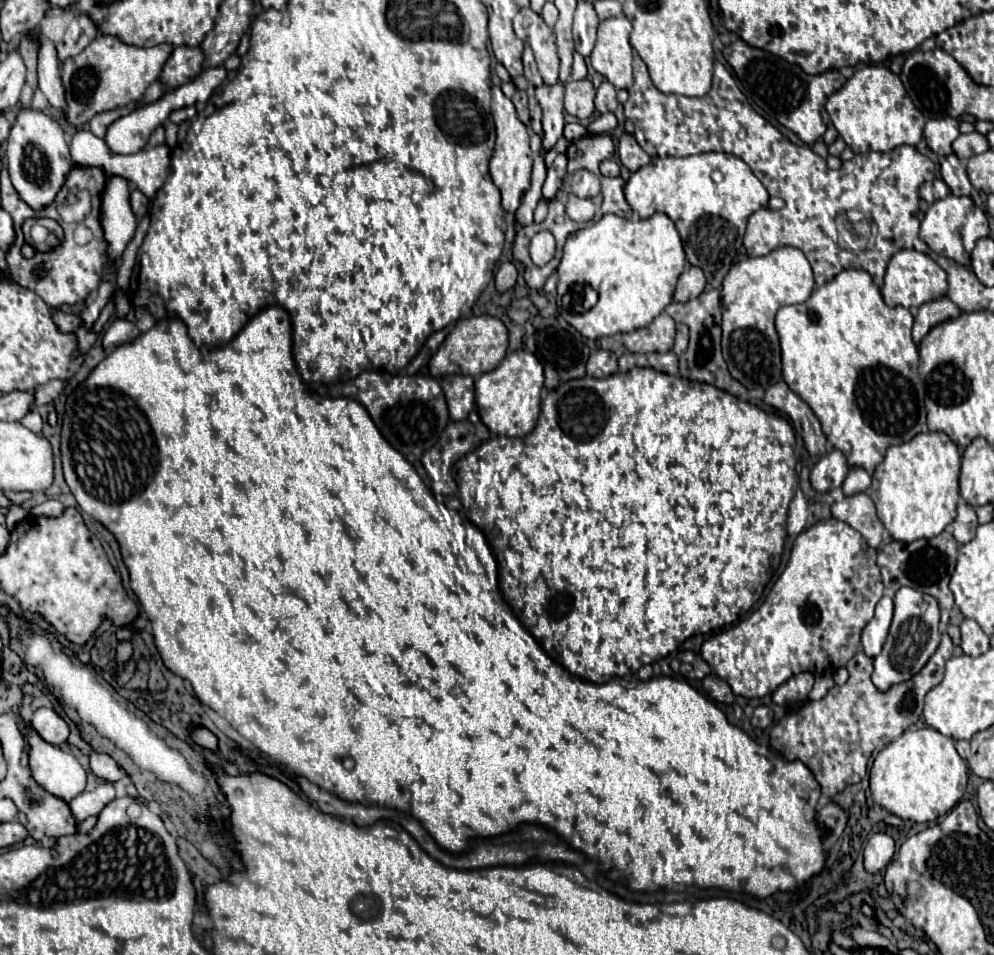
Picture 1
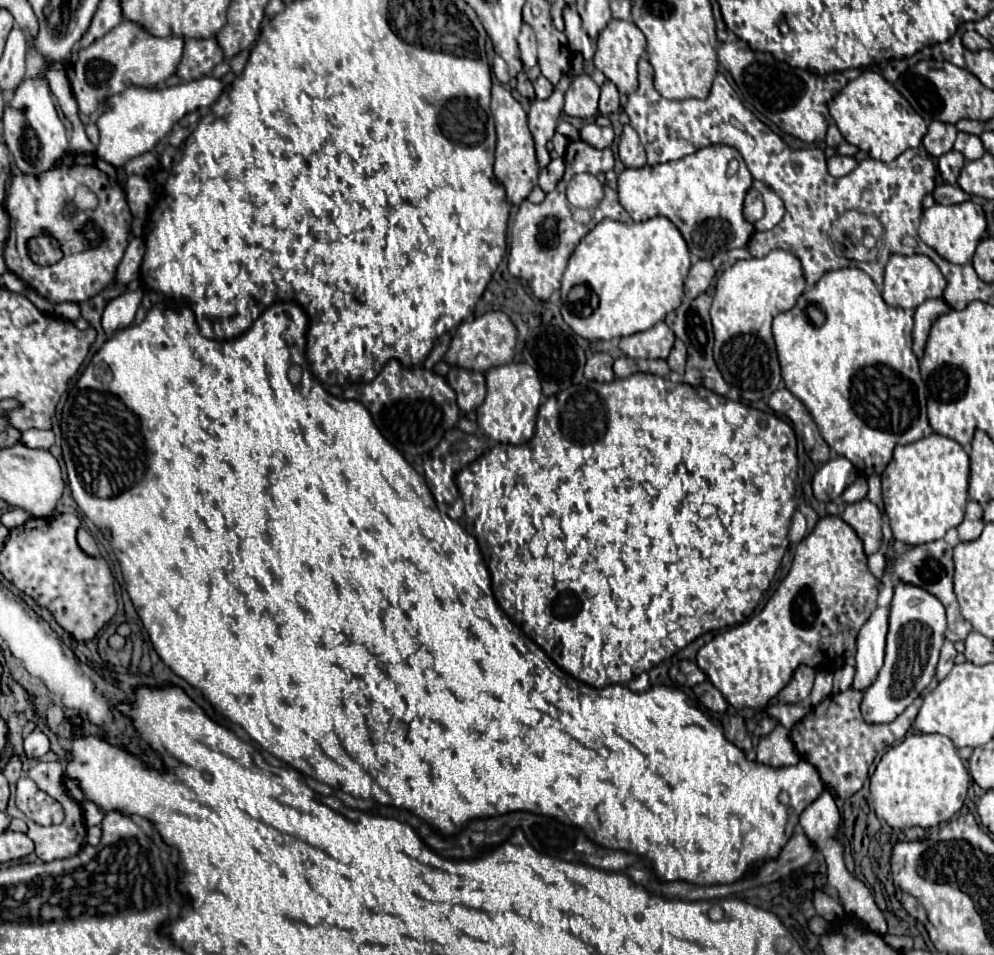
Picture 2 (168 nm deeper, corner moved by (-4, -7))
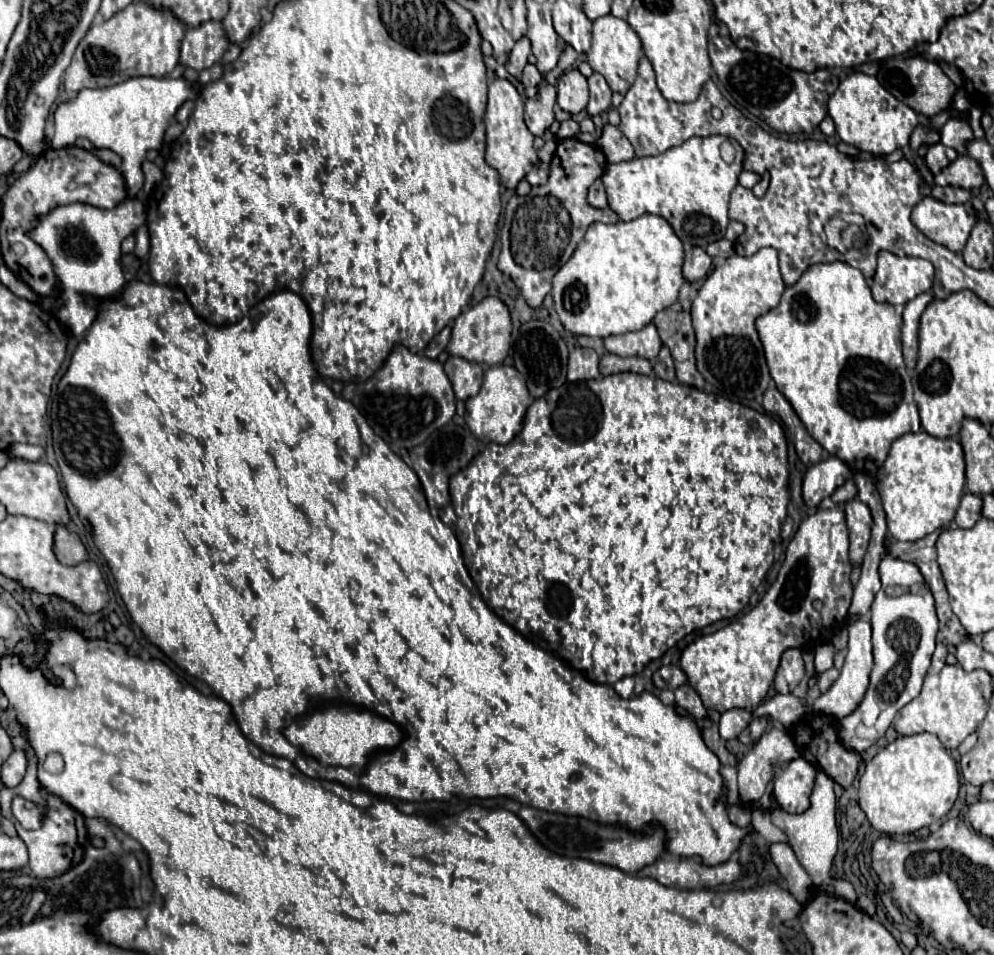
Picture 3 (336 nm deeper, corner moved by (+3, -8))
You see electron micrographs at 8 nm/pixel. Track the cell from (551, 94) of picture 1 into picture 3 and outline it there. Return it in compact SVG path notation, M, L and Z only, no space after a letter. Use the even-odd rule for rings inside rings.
M528 63L524 67L524 71L522 71L522 83L524 83L524 87L536 87L540 83L540 79L542 79L540 71L534 65Z

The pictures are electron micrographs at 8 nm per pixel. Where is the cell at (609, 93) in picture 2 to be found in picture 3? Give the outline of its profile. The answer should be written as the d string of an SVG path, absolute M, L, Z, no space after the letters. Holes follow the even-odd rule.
M592 73L592 77L588 77L588 87L590 87L590 101L588 101L586 111L590 115L608 111L612 103L612 89L608 87L606 79L600 73Z

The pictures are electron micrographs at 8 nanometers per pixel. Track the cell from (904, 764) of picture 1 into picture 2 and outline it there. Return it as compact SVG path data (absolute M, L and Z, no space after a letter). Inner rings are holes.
M911 734L901 744L891 746L879 760L871 776L871 802L877 818L891 828L931 828L947 822L961 810L967 788L969 772L947 736Z

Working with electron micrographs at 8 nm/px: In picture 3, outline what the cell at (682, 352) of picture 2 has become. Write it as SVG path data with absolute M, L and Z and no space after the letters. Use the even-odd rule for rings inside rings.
M666 347L660 349L658 357L652 361L654 365L654 375L664 379L664 381L676 381L676 375L674 375L674 363L672 363L672 357L670 357L670 351Z

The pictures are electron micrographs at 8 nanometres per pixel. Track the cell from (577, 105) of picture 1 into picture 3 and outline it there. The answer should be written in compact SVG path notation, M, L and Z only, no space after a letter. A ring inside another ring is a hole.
M568 69L558 79L556 85L558 105L568 113L580 113L586 109L588 103L588 83L586 77L578 69Z

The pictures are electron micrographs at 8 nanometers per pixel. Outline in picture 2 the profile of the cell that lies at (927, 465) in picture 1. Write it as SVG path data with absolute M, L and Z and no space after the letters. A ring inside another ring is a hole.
M931 434L907 446L897 446L891 462L881 474L883 504L895 540L917 546L939 540L949 528L963 522L967 504L969 456L955 440Z

